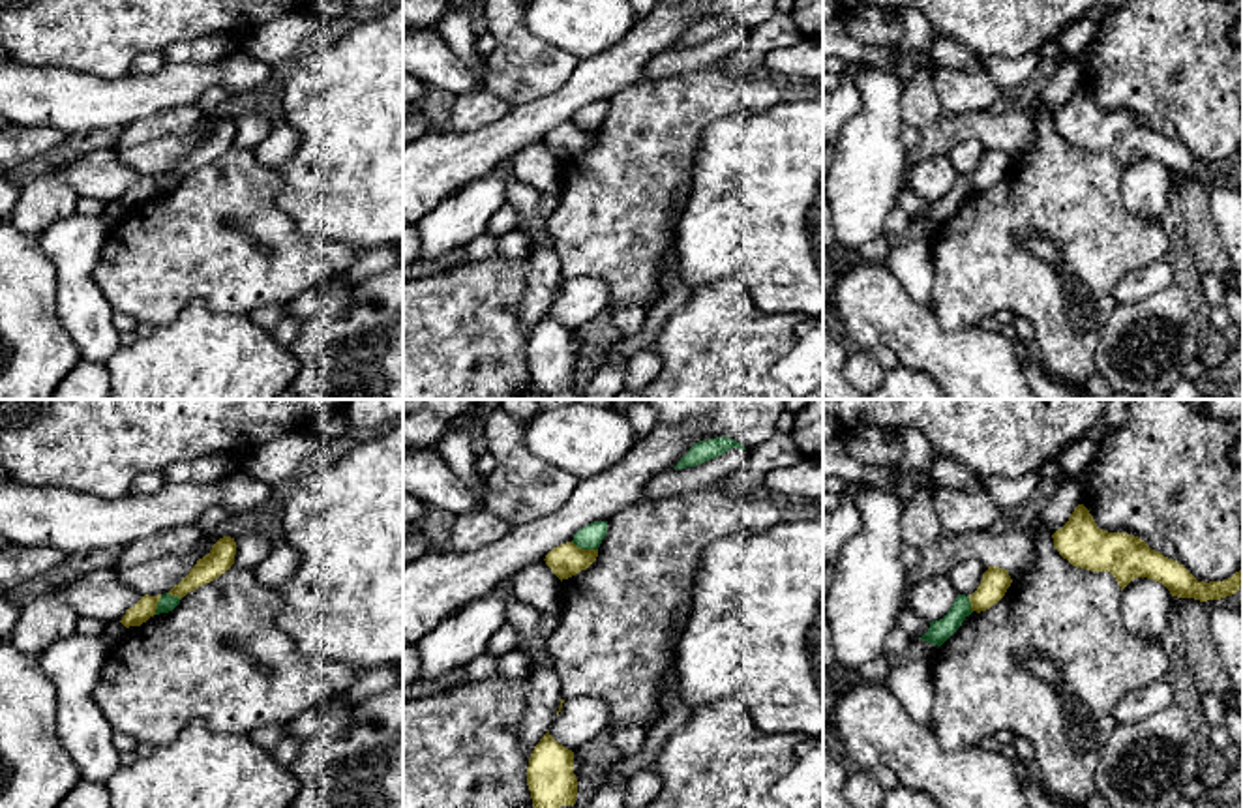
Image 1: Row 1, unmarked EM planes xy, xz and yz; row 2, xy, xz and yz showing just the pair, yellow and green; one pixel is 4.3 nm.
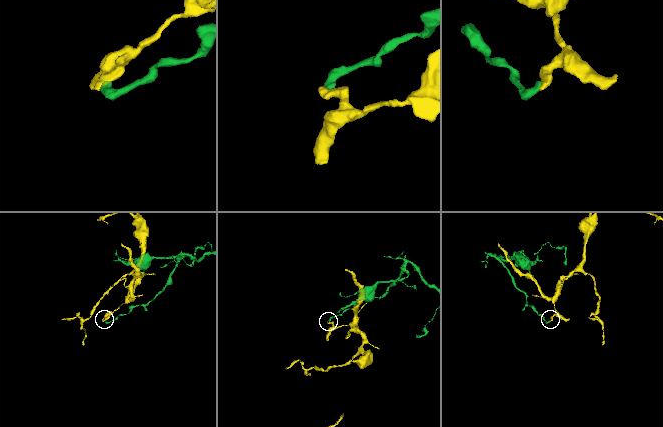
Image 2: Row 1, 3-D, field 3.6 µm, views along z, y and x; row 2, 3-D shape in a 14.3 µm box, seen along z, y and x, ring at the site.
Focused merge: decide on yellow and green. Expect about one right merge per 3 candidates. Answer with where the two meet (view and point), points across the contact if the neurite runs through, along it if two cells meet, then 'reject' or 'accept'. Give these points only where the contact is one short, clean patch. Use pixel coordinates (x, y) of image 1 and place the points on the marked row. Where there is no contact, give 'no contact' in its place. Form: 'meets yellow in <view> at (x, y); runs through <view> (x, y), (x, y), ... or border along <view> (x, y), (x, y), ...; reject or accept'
meets yellow in xz at (585, 550); border along xz (572, 540), (582, 548), (597, 550); reject

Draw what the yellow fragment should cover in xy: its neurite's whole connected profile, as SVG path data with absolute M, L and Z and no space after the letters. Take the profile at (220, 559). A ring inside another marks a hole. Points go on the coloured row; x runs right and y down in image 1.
M231 536L219 538L208 555L197 561L189 574L174 585L169 594L184 598L187 592L217 579L234 564L236 542Z

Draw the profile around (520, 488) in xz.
M502 409L484 411L484 439L495 469L486 476L482 504L514 527L557 512L574 493L579 480L538 461L525 444L523 426Z

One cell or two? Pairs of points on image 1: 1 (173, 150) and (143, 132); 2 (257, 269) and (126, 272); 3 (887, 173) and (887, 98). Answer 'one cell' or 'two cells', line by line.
1: two cells
2: one cell
3: one cell

